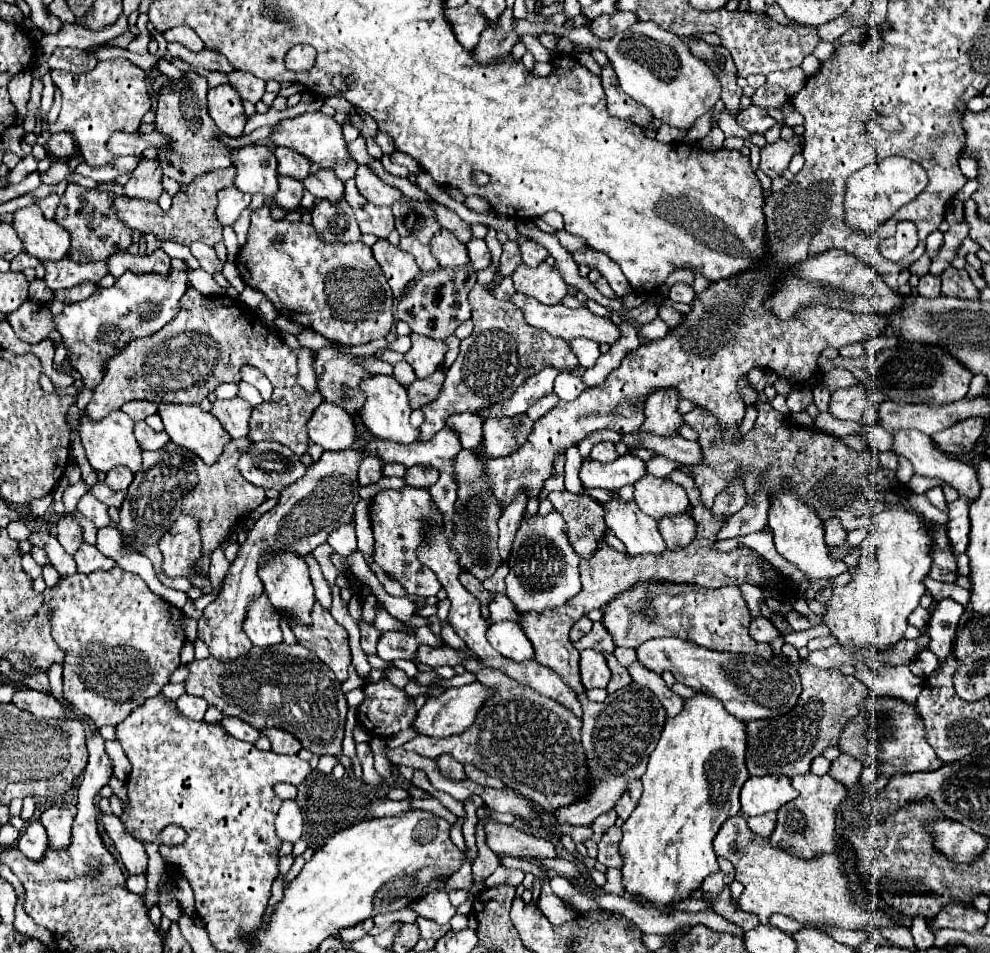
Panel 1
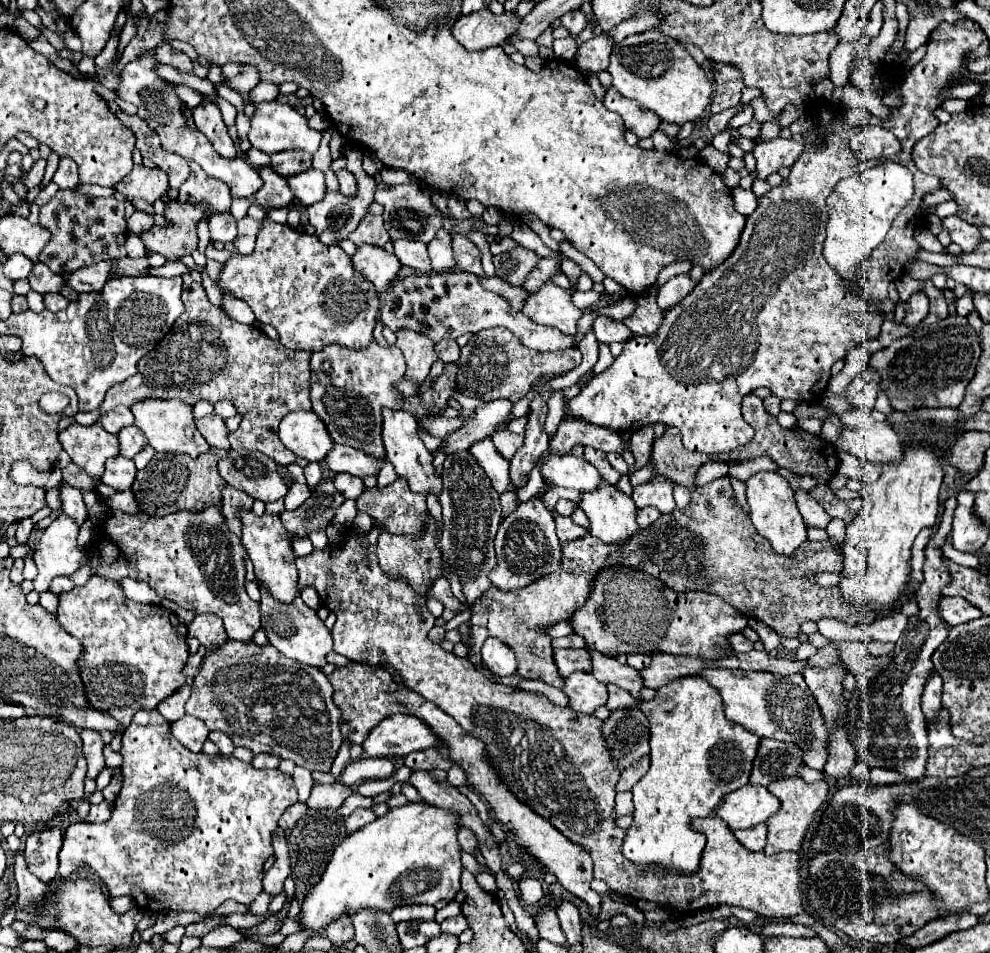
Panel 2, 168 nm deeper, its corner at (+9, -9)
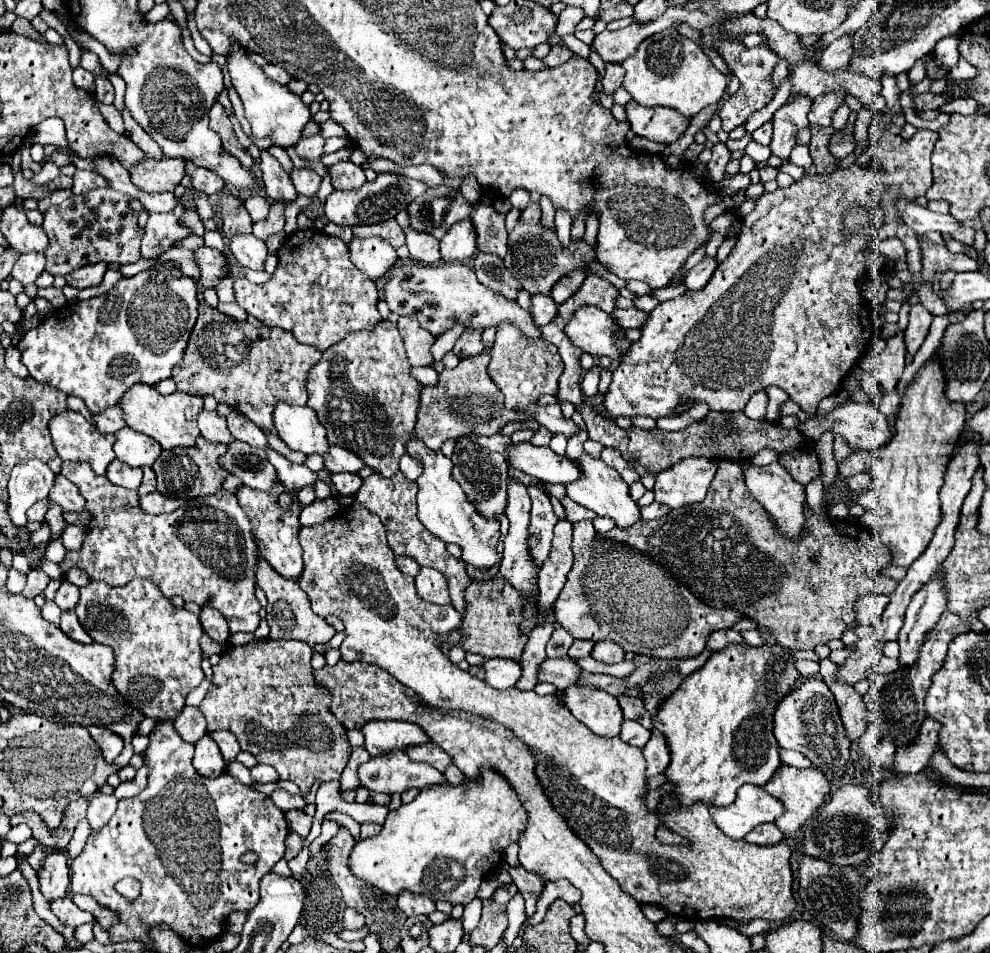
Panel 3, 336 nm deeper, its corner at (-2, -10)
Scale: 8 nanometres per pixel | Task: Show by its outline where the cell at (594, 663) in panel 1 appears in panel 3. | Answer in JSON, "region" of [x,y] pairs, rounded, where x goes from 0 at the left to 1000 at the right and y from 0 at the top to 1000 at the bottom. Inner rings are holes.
{"region":[[[582,719],[570,723],[570,738],[578,746],[578,750],[602,771],[620,773],[626,769],[630,752],[622,731],[618,731],[616,727],[600,719]]]}

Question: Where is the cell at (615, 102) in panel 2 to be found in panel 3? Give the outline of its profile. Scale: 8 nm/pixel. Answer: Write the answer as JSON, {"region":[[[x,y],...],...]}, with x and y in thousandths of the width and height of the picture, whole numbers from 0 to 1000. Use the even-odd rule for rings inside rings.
{"region":[[[642,106],[632,108],[632,123],[638,137],[665,150],[681,150],[693,135],[697,125],[675,112],[651,112]]]}

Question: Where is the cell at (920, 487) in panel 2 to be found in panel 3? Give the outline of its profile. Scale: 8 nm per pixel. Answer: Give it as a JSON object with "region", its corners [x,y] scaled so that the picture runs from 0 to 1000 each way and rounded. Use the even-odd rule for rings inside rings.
{"region":[[[937,379],[913,412],[905,438],[905,456],[877,486],[877,494],[883,501],[881,515],[887,522],[887,547],[883,555],[889,557],[887,566],[895,574],[901,574],[901,593],[907,595],[919,595],[933,580],[949,549],[947,515],[954,509],[956,488],[976,444],[976,427],[958,423],[952,410],[954,393],[949,393],[949,383]]]}

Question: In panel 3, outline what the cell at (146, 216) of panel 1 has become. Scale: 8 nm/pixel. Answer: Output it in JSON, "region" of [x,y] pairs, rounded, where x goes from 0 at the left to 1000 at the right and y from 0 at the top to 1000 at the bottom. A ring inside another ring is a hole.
{"region":[[[204,257],[196,263],[196,272],[202,282],[202,295],[206,295],[210,301],[218,301],[218,295],[228,289],[228,284],[224,284],[228,270],[220,261]]]}

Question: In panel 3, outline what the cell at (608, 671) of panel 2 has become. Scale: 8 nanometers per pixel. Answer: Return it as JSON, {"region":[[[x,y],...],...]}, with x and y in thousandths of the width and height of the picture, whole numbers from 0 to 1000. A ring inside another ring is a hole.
{"region":[[[606,673],[600,677],[598,681],[598,689],[602,694],[608,694],[608,696],[626,696],[630,692],[630,683],[626,679],[622,679],[622,675],[616,675],[616,673]]]}

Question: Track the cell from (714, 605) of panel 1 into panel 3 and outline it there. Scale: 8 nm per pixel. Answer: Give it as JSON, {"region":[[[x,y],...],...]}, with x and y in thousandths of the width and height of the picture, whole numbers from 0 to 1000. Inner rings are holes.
{"region":[[[598,547],[580,549],[580,593],[574,601],[574,610],[560,631],[562,652],[572,658],[580,671],[594,673],[618,673],[630,681],[630,685],[651,687],[651,689],[669,689],[669,692],[693,692],[703,689],[713,679],[715,666],[725,660],[739,660],[745,652],[752,650],[749,643],[741,639],[723,639],[715,637],[703,629],[691,614],[660,587],[655,587],[646,578],[638,578],[626,570],[602,568],[602,555]]]}

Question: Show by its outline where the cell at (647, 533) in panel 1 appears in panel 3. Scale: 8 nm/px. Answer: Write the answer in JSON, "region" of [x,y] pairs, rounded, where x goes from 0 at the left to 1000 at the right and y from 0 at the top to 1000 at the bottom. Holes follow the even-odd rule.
{"region":[[[588,477],[584,482],[584,486],[586,486],[586,492],[590,494],[590,503],[586,503],[586,507],[574,507],[572,509],[572,517],[578,526],[600,536],[604,542],[620,545],[622,553],[626,553],[630,557],[646,547],[646,530],[644,530],[644,526],[640,526],[636,522],[634,509],[626,503],[624,494],[614,490],[608,482],[600,482],[596,477]]]}

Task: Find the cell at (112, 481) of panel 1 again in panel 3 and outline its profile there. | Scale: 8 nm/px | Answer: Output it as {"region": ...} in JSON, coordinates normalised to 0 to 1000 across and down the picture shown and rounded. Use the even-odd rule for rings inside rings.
{"region":[[[115,482],[109,488],[107,501],[115,509],[121,509],[121,511],[127,511],[127,513],[137,513],[143,507],[143,492],[141,490],[129,490],[121,482]]]}

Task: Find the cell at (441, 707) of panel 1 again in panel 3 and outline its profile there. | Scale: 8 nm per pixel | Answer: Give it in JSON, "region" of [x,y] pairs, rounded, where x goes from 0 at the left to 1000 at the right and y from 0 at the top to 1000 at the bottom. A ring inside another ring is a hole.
{"region":[[[376,757],[368,761],[366,769],[370,773],[368,784],[376,794],[386,794],[400,786],[410,788],[412,784],[430,782],[434,778],[420,759],[412,757]]]}

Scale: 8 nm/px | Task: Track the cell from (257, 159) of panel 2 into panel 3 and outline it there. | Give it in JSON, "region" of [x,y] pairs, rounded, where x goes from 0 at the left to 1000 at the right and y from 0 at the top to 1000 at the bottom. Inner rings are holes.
{"region":[[[297,175],[293,186],[295,186],[295,192],[297,192],[299,200],[303,205],[309,205],[309,207],[317,207],[321,196],[323,196],[323,192],[325,192],[323,184],[317,182],[315,177],[301,177],[301,175]]]}

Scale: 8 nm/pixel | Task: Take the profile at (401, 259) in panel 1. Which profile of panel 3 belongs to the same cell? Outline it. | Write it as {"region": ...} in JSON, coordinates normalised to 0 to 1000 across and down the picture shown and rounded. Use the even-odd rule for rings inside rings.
{"region":[[[358,249],[352,261],[354,261],[356,276],[366,286],[370,286],[376,295],[390,289],[402,274],[400,261],[384,249],[372,249],[372,251]]]}

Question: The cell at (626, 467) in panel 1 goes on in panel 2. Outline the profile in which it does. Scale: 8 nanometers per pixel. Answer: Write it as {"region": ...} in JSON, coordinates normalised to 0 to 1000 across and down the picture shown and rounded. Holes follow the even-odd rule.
{"region":[[[577,476],[553,478],[553,481],[548,481],[546,487],[542,483],[542,489],[544,489],[546,502],[551,506],[557,506],[557,508],[569,510],[569,512],[581,512],[585,516],[601,514],[607,504],[607,497],[601,493],[601,489],[597,489],[593,483],[581,481]]]}

